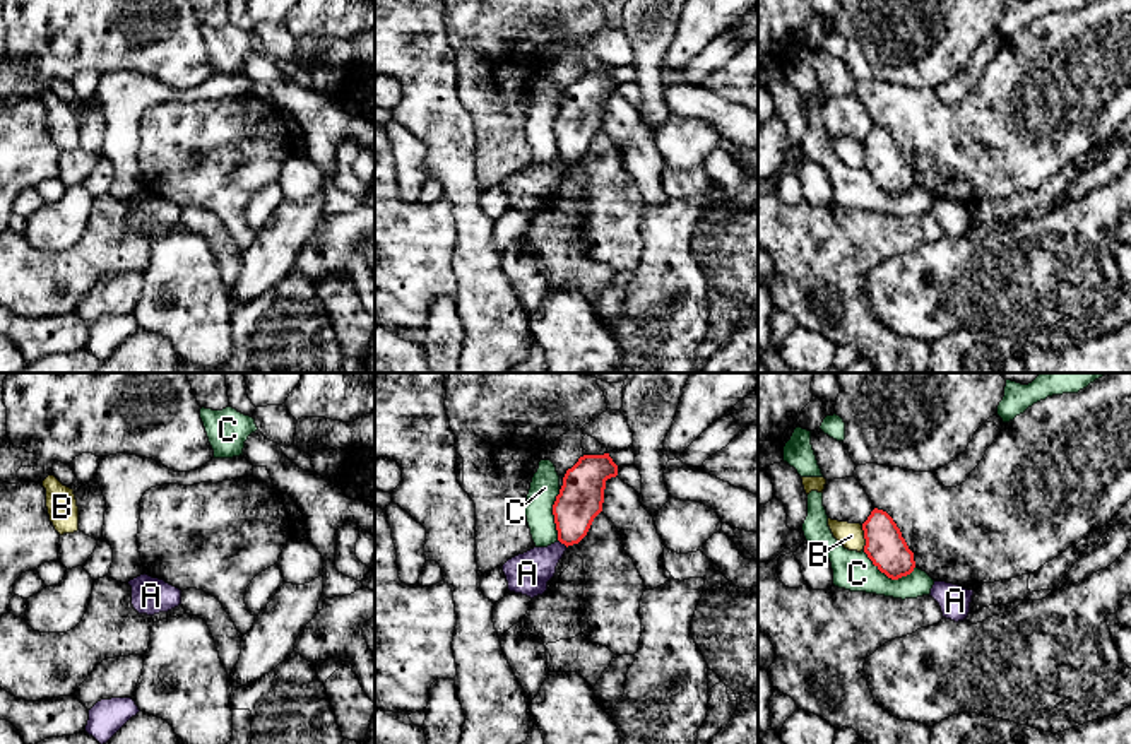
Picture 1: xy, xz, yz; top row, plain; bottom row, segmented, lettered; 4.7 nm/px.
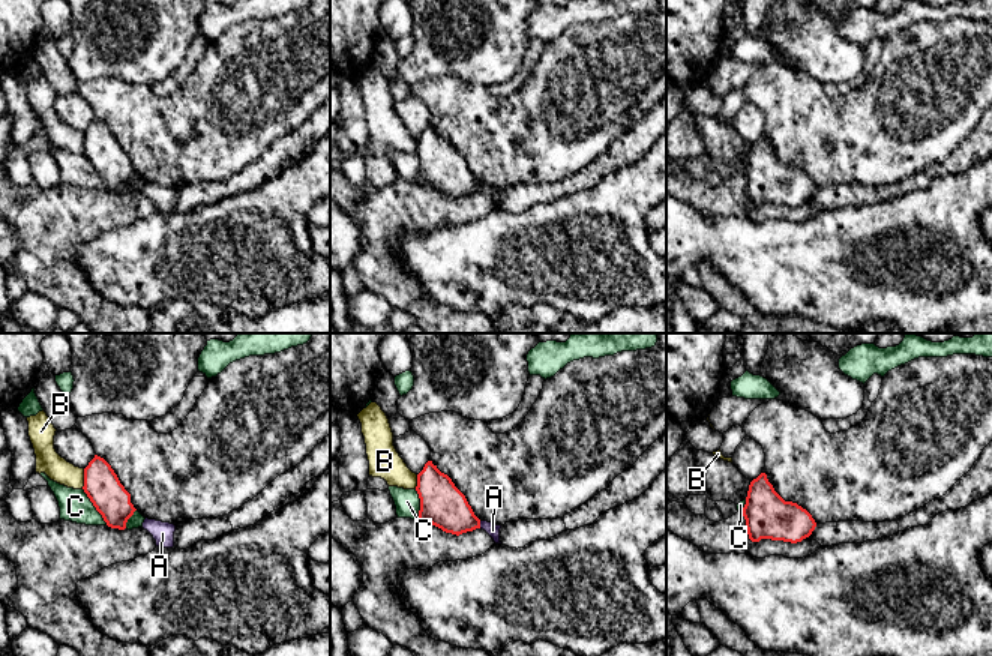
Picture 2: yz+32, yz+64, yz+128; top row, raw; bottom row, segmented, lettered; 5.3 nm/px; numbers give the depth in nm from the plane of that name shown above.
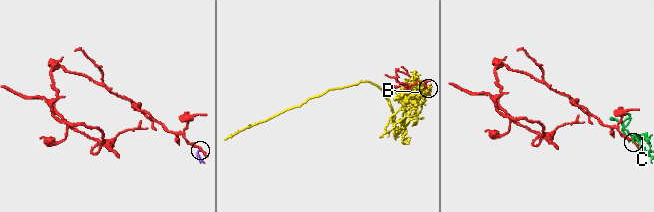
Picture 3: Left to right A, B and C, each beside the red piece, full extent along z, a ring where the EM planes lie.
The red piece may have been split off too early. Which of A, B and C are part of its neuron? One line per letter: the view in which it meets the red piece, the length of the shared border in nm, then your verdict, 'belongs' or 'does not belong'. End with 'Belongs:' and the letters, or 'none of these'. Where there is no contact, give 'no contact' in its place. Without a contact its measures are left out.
A: contact in xz; length 60 nm; does not belong
B: contact in yz; length 120 nm; does not belong
C: contact in yz; length 260 nm; does not belong
Belongs: none of these

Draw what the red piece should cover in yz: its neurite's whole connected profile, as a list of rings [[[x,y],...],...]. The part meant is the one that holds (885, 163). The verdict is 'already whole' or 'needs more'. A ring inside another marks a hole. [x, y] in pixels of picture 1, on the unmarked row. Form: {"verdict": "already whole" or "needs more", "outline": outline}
{"verdict": "already whole", "outline": [[[874,125],[862,140],[864,169],[873,181],[891,197],[898,197],[914,188],[914,169],[909,166],[893,135]]]}

